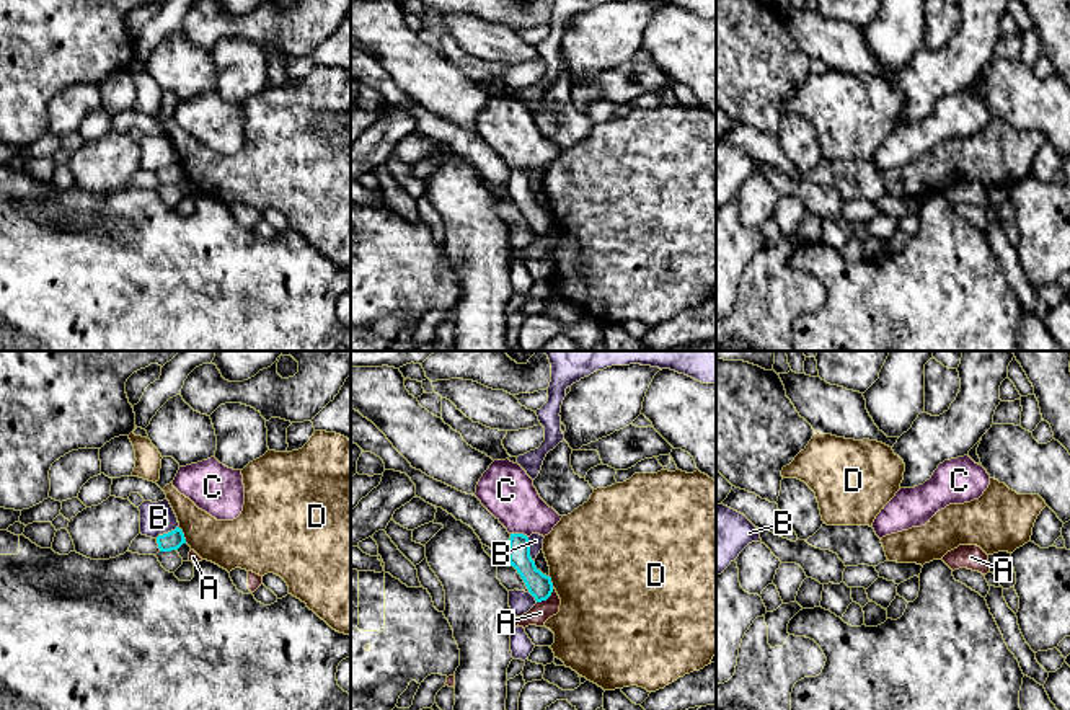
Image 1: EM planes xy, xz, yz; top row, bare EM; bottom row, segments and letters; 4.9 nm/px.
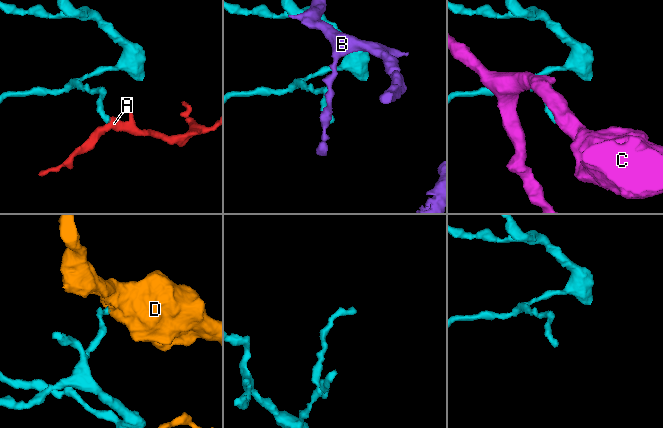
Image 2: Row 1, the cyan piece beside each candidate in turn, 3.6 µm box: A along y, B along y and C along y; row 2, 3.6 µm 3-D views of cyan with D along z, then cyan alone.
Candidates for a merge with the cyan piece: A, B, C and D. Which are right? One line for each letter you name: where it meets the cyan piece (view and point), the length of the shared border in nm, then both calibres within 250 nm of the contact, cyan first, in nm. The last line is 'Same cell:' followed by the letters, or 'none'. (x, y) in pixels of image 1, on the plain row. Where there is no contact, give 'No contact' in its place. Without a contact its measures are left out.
Same cell: none

